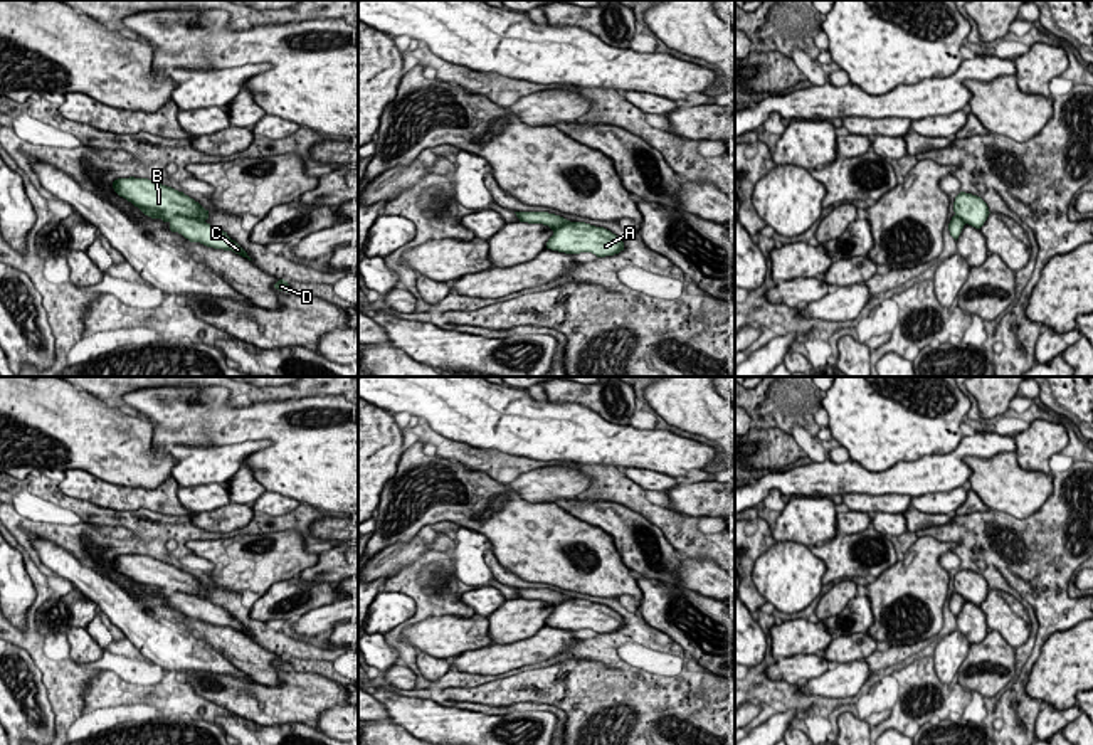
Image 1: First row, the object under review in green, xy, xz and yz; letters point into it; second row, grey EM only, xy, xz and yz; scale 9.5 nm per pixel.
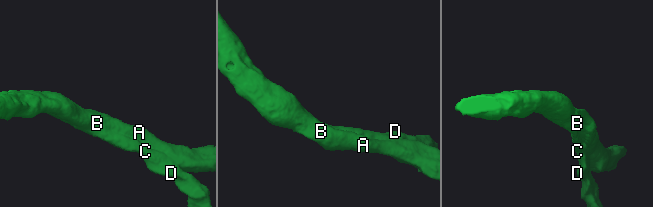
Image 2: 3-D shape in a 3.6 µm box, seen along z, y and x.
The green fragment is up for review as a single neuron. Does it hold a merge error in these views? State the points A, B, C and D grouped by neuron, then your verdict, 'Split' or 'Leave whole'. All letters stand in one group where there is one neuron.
Groups: A B C D. Leave whole

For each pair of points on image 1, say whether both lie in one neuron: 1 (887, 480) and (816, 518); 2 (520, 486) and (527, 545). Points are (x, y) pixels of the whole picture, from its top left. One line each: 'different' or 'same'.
1: different
2: different

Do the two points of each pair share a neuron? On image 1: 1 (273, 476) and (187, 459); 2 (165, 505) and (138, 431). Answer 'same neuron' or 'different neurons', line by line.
1: different neurons
2: different neurons

